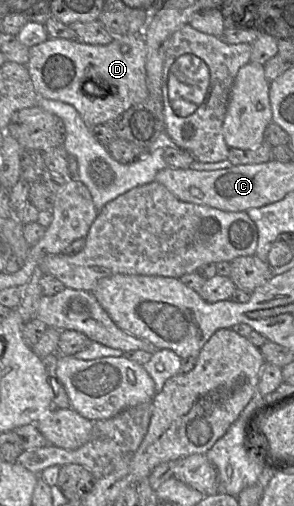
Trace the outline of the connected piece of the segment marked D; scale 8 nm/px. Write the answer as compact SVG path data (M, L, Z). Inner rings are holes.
M142 34L114 36L106 45L86 44L76 39L48 38L29 48L26 66L30 84L40 98L72 105L91 128L114 120L149 97L146 43ZM87 81L92 81L100 89L98 96L84 92L83 85Z

